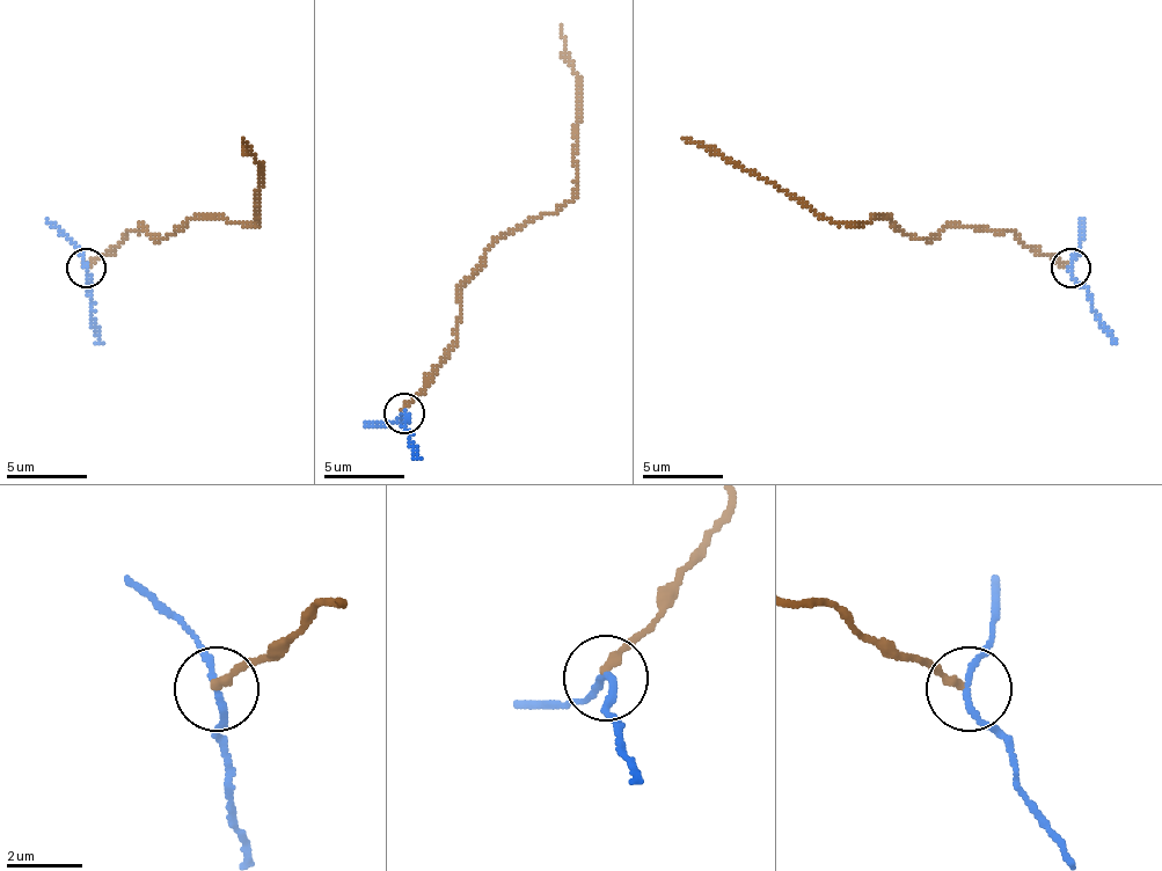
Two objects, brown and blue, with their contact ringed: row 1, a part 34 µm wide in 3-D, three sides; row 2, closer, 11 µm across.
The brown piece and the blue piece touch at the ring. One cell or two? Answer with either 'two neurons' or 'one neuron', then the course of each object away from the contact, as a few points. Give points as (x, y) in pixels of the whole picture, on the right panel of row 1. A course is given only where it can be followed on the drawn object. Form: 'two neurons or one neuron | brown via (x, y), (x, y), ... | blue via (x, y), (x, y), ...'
two neurons | brown via (1067, 266), (1036, 255), (1011, 231), (943, 227), (932, 239), (911, 239), (891, 219), (819, 219), (682, 138) | blue via (1072, 266), (1100, 327), (1116, 343)

